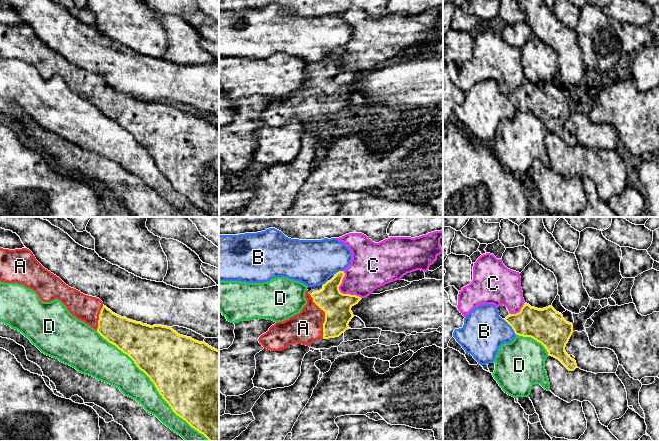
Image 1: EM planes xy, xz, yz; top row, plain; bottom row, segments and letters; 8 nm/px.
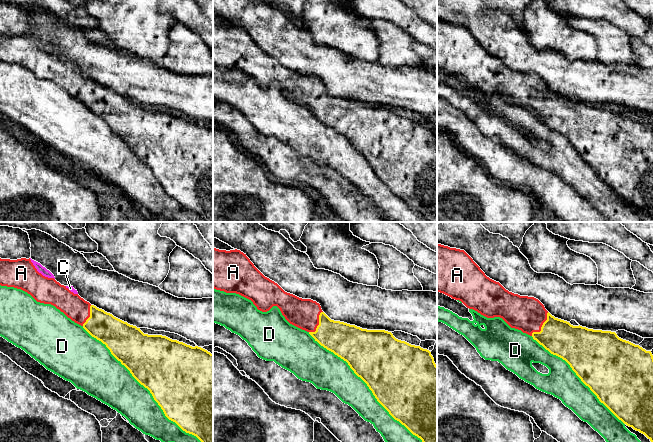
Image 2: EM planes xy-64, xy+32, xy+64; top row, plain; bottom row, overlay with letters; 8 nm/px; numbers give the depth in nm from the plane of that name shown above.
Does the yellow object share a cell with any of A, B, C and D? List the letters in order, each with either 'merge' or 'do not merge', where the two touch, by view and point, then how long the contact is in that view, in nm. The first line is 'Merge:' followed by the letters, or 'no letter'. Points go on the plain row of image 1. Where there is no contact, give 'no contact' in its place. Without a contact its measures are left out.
Merge: A
A: merge | xz (325, 93) | 360 nm
B: do not merge | yz (511, 102) | 170 nm
C: do not merge | xz (340, 68) | 260 nm
D: do not merge | xy (155, 162) | 1250 nm

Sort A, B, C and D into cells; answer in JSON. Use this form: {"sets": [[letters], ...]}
{"sets": [["A"], ["B"], ["C"], ["D"]]}

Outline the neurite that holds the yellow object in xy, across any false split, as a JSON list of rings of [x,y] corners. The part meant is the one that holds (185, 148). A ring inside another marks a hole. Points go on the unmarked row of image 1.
[[[0,24],[0,57],[22,60],[35,67],[43,78],[60,76],[73,92],[127,130],[150,154],[177,192],[209,217],[219,217],[219,126],[205,118],[180,111],[171,103],[150,102],[113,89],[99,74],[85,71],[66,61],[45,45],[27,24]]]

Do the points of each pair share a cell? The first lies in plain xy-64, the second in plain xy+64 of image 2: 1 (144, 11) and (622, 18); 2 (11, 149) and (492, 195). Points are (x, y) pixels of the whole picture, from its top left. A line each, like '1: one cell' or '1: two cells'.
1: two cells
2: one cell

